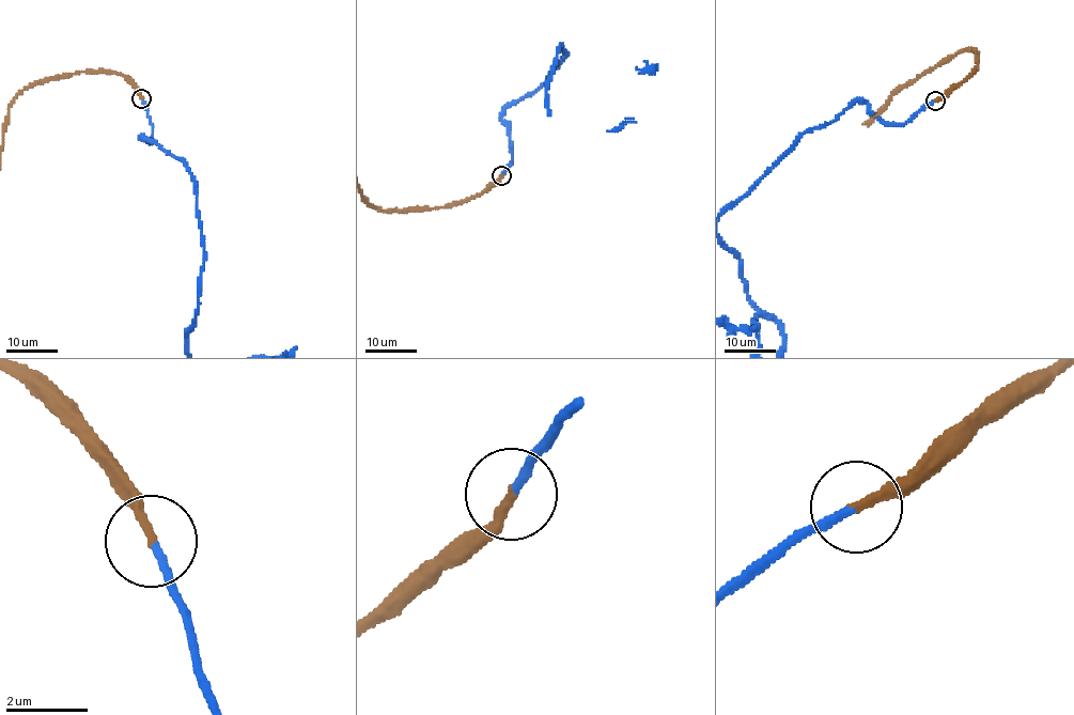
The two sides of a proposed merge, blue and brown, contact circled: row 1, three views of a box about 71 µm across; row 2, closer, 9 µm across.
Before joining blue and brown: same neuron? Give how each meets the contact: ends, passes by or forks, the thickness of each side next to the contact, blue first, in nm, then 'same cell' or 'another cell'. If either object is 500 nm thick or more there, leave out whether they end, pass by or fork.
blue ends; brown ends; calibres 180 and 220 nm; same cell

